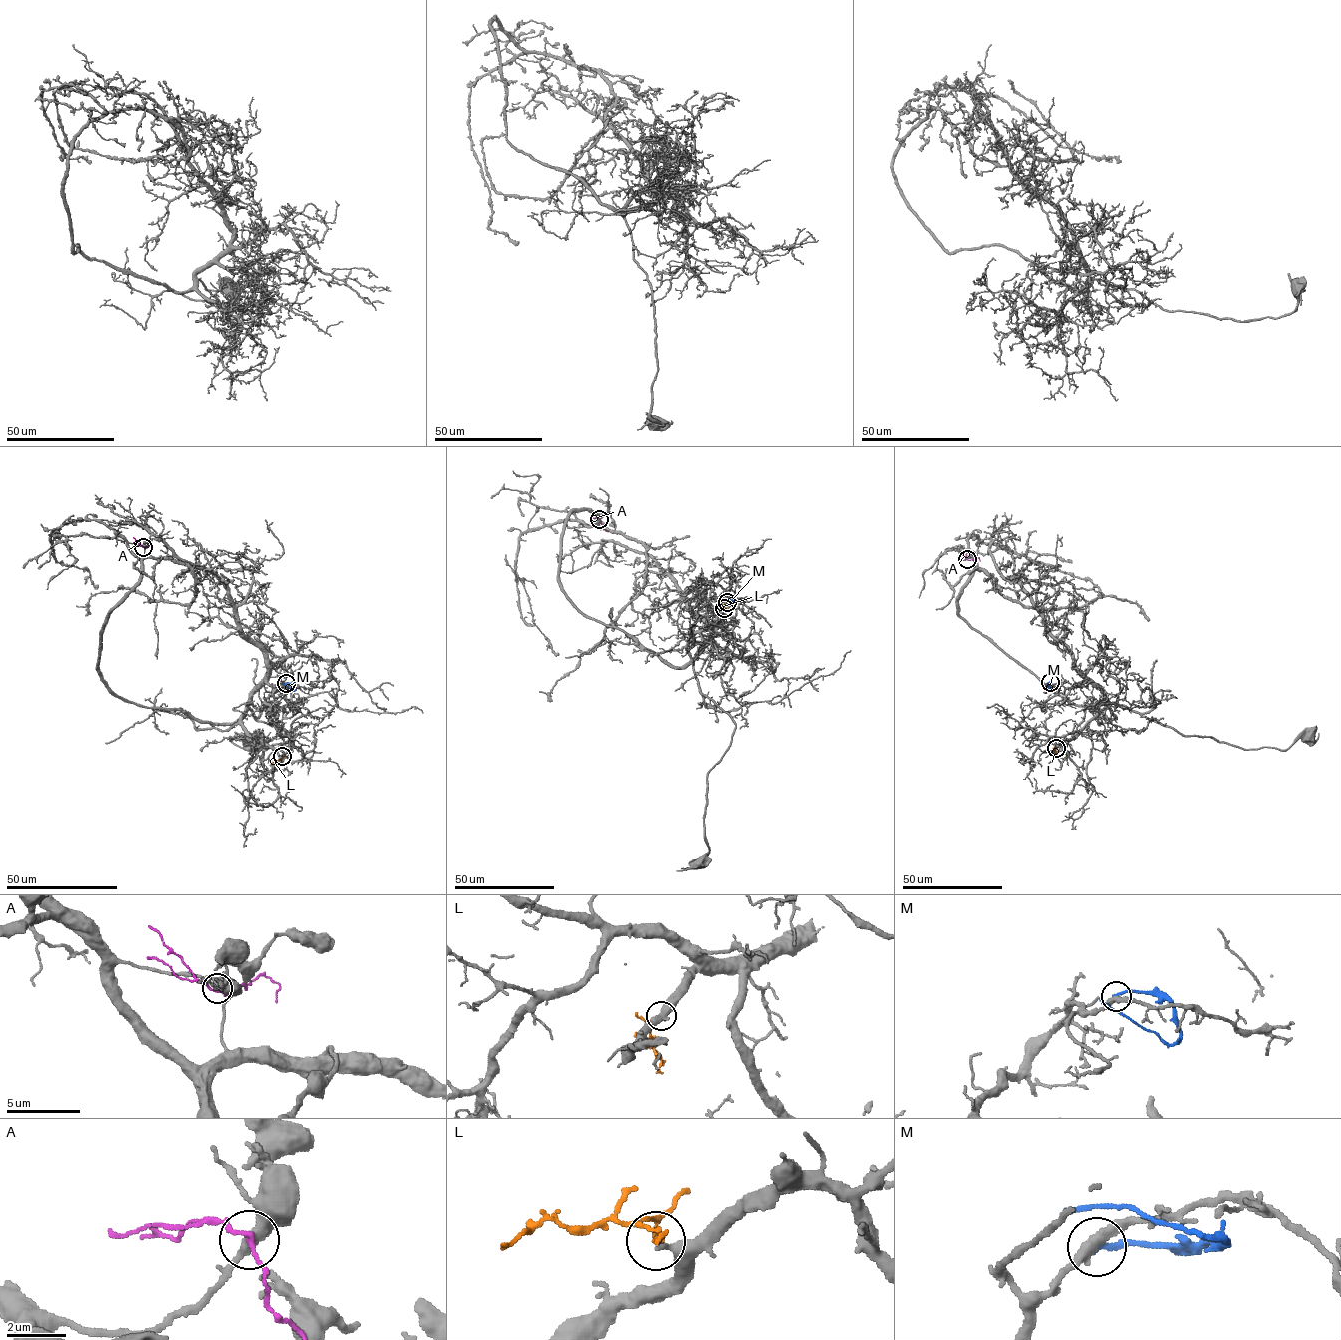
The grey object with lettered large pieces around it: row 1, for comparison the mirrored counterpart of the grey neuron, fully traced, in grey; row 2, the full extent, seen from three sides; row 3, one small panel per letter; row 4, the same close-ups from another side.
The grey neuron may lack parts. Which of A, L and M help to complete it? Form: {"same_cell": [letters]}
{"same_cell": ["L"]}

